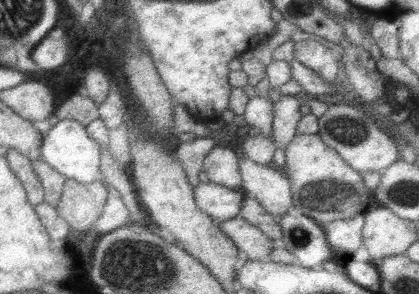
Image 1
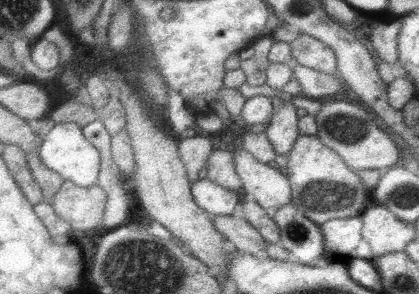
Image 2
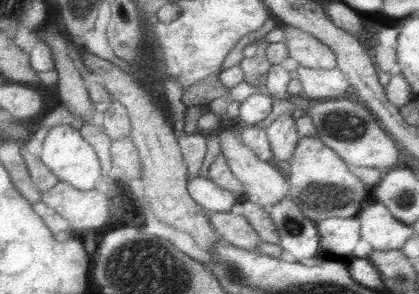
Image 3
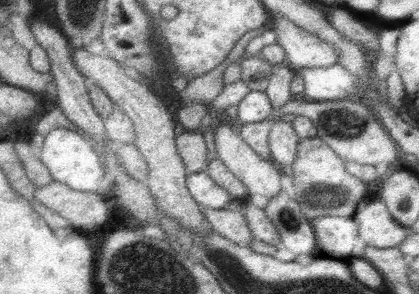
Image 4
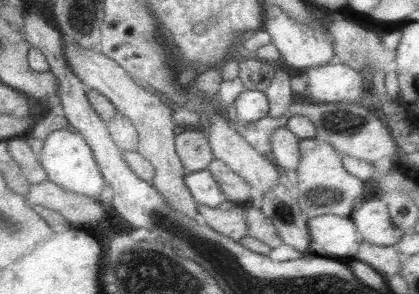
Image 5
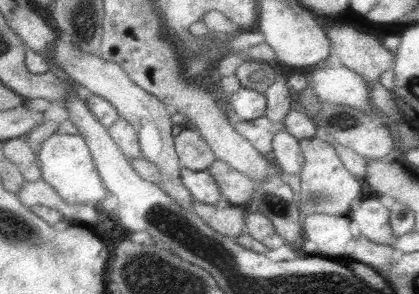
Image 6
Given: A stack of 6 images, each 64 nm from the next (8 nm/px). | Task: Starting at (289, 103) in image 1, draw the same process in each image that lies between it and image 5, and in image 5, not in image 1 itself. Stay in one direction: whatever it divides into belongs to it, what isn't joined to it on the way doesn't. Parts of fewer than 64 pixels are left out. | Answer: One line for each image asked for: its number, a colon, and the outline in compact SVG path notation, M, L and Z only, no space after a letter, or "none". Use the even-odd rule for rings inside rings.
2: M285 98L285 104L277 112L273 112L273 118L271 118L269 126L265 128L265 136L273 144L273 150L277 154L287 156L291 152L295 140L301 136L297 132L299 118L297 118L295 110L297 108L289 104L289 98Z
3: M285 112L279 118L275 118L265 132L269 138L271 152L273 152L273 162L275 164L281 160L289 162L293 152L295 152L297 140L301 138L297 128L295 128L295 120L291 118L291 112Z
4: M277 122L273 124L269 132L269 150L271 150L271 160L275 166L291 166L297 158L297 144L299 136L293 132L289 122Z
5: M277 128L271 134L271 150L273 150L273 164L281 170L297 170L301 162L301 152L299 152L299 138L289 132L287 128Z

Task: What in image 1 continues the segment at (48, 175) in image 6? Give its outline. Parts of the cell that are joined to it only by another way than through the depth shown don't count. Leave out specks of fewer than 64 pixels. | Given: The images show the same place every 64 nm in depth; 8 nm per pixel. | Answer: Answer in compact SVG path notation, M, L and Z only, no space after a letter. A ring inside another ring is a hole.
M59 120L41 140L41 160L47 162L55 172L63 174L65 180L77 180L79 184L93 184L101 172L99 164L99 144L85 134L85 128L75 120Z

